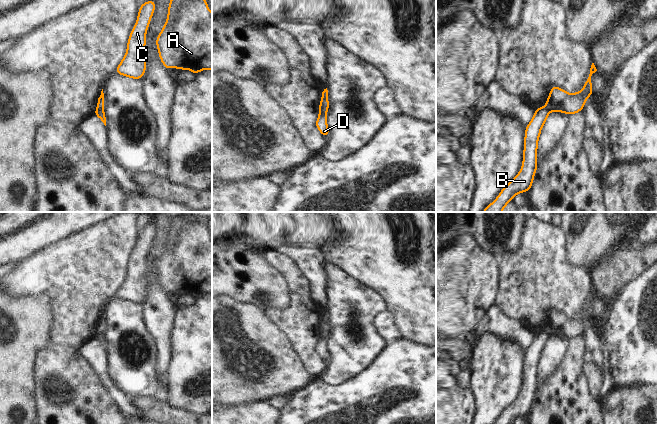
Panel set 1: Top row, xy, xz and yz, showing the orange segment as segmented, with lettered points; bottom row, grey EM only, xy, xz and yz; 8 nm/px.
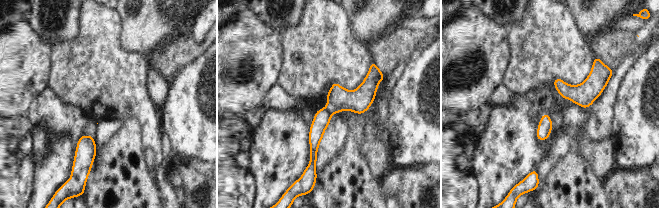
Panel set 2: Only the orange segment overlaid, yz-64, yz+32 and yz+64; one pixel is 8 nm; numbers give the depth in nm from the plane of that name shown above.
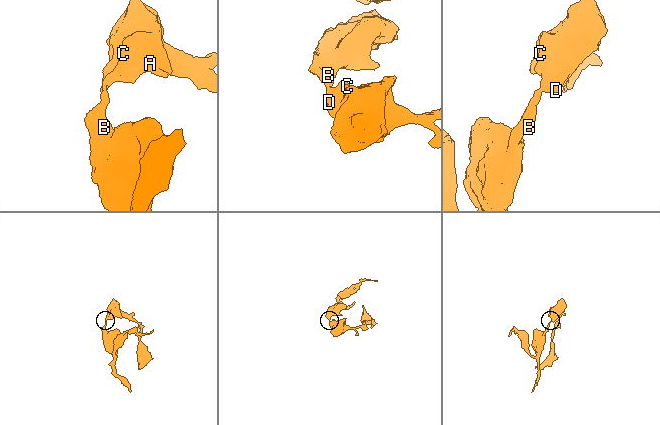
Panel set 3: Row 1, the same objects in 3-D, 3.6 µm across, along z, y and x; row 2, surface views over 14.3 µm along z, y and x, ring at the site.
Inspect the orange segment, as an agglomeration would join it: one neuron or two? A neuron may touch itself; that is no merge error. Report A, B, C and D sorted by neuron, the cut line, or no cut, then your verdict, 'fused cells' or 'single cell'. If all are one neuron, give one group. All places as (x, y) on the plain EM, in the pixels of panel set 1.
groups A C D / B; cut xy (97, 331), (103, 332); fused cells

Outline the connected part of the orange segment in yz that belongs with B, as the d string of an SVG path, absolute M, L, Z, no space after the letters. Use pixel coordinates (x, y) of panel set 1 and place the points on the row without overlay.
M546 330L534 334L534 340L525 354L522 392L513 404L505 409L495 424L512 424L517 418L528 417L530 414L538 392L538 363L549 338Z

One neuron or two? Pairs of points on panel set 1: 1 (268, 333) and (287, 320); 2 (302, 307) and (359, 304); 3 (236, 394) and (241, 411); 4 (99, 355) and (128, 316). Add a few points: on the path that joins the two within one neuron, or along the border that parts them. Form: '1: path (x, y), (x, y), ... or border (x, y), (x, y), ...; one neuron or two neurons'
1: border (262, 310), (263, 314), (286, 335), (291, 345); two neurons
2: border (324, 307), (326, 311); two neurons
3: border (262, 400), (222, 405); two neurons
4: border (105, 350), (106, 371), (108, 373); two neurons

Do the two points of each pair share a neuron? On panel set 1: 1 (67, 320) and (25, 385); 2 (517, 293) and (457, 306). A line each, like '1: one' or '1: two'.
1: two
2: two

